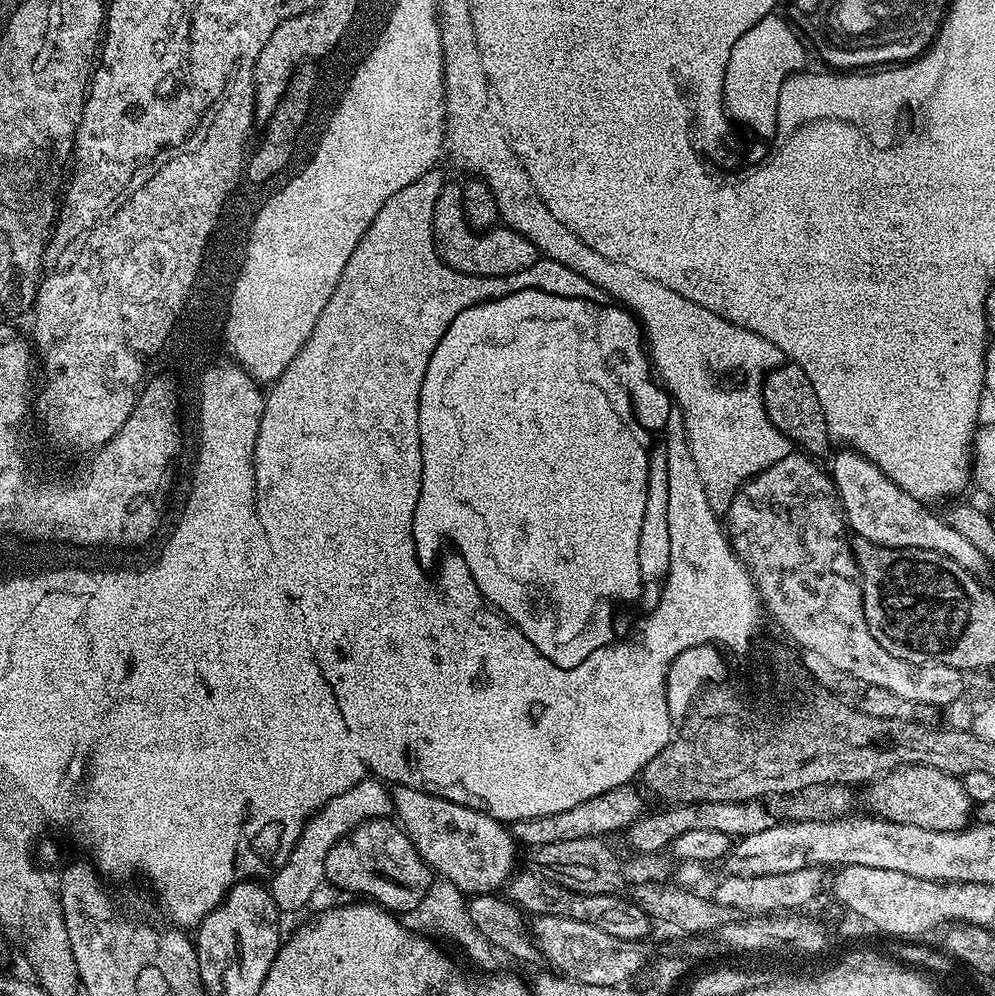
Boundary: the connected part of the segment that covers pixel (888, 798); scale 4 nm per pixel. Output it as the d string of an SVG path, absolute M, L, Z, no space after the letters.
M906 764L888 772L879 780L867 785L864 800L873 808L877 817L902 822L910 826L922 826L922 830L960 832L969 827L974 816L970 794L966 794L964 781L929 764Z

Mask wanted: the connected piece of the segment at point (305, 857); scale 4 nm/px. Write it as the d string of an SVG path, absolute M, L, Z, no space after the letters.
M376 778L362 779L350 792L338 794L338 798L326 802L326 806L318 809L304 824L294 850L290 850L290 858L286 858L284 865L271 873L270 891L279 911L284 914L296 912L315 898L320 883L323 885L326 880L330 850L343 836L357 831L365 820L383 820L392 815L392 793Z

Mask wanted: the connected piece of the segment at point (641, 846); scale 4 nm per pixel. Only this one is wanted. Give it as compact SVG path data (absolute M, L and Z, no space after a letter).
M760 800L742 802L694 802L665 807L665 812L641 814L626 830L628 844L636 852L660 852L667 849L686 830L722 830L722 834L733 838L759 834L761 830L770 830L774 816Z

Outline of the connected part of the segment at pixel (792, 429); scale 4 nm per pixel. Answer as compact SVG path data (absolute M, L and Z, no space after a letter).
M785 362L763 377L762 403L772 425L782 435L787 436L797 449L803 450L813 458L820 458L827 450L830 437L822 406L818 406L818 394L814 394L810 378L806 378L806 374L797 364Z

